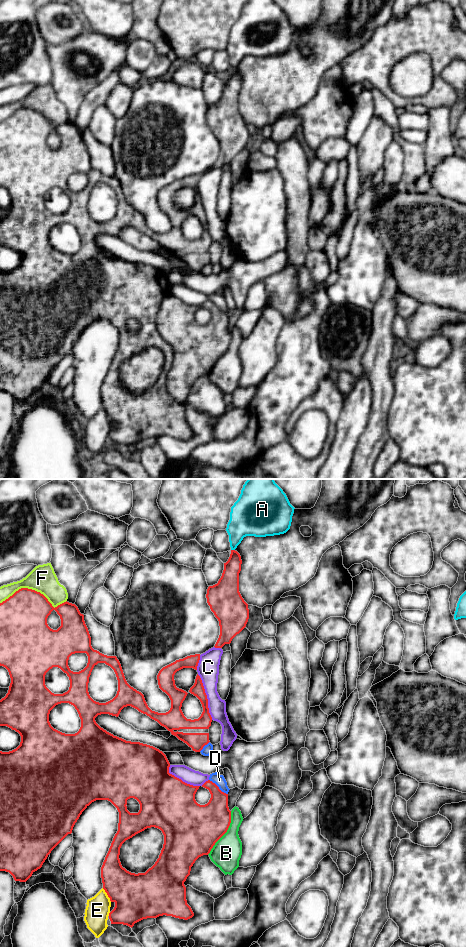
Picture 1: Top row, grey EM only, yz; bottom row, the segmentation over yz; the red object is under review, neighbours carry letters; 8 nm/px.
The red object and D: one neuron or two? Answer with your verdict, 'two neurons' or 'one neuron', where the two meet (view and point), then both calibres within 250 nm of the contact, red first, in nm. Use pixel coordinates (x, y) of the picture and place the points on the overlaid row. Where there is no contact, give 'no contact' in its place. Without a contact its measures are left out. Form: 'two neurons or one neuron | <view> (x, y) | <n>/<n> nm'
two neurons | yz (218, 787) | 260/90 nm

